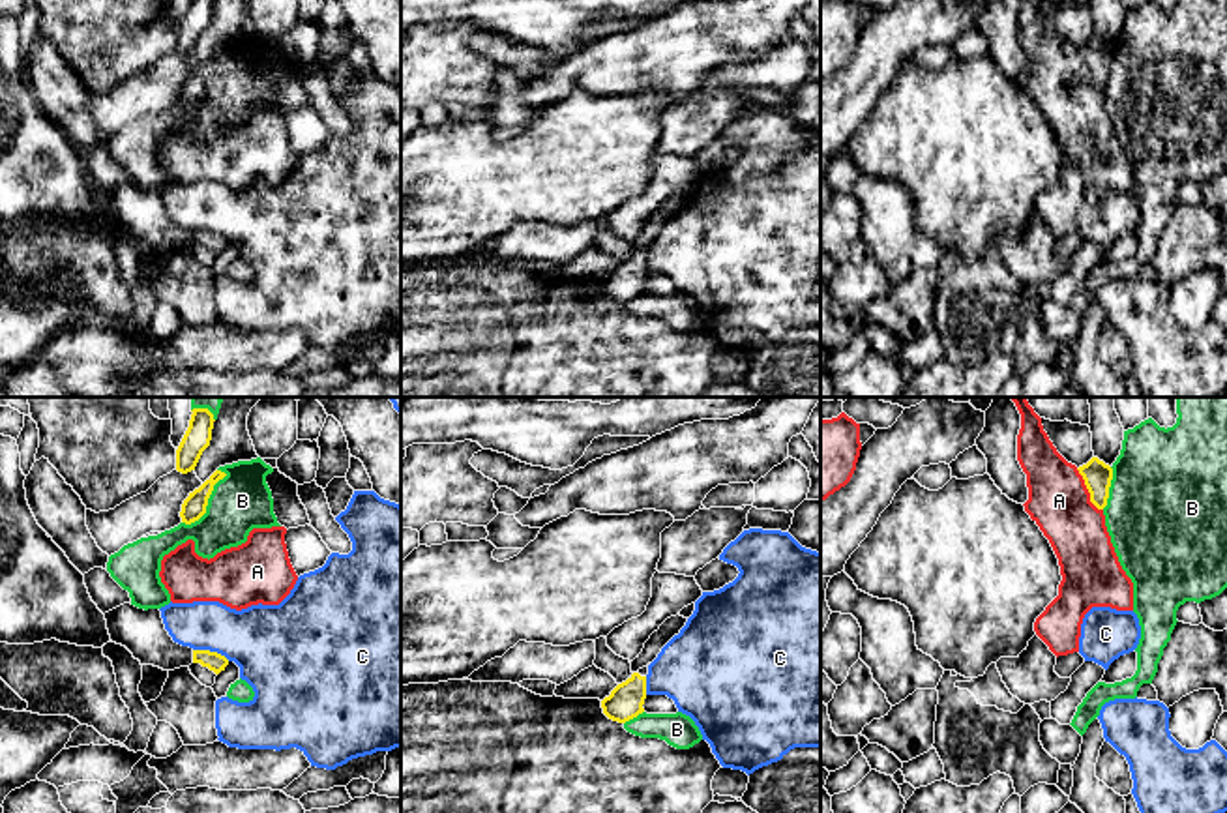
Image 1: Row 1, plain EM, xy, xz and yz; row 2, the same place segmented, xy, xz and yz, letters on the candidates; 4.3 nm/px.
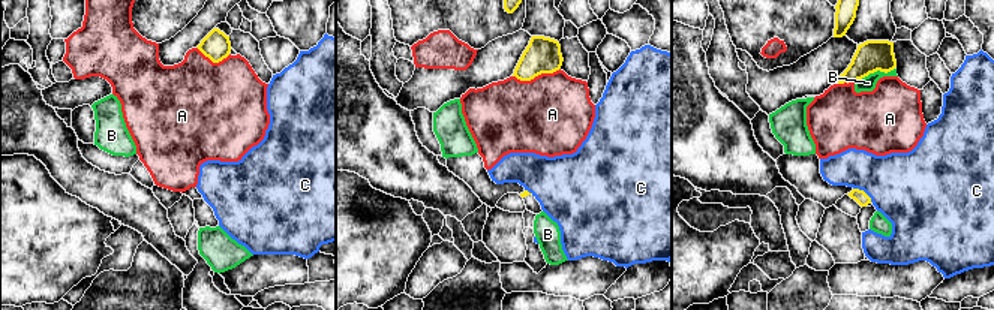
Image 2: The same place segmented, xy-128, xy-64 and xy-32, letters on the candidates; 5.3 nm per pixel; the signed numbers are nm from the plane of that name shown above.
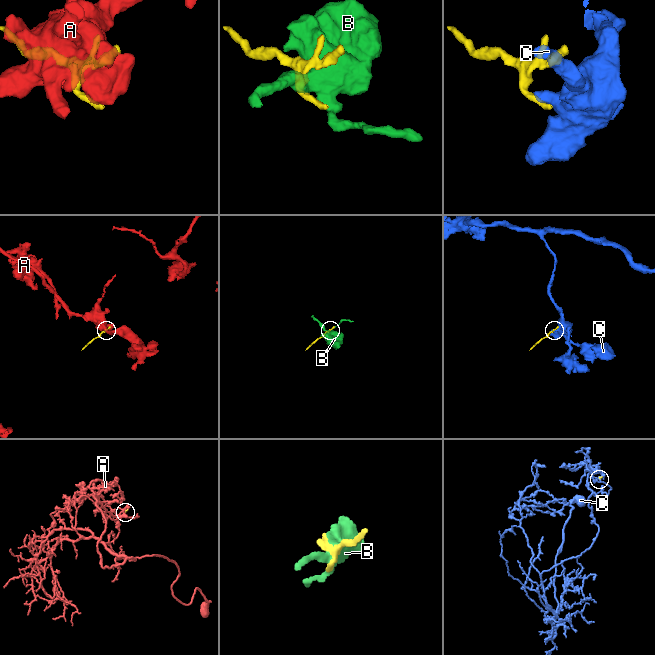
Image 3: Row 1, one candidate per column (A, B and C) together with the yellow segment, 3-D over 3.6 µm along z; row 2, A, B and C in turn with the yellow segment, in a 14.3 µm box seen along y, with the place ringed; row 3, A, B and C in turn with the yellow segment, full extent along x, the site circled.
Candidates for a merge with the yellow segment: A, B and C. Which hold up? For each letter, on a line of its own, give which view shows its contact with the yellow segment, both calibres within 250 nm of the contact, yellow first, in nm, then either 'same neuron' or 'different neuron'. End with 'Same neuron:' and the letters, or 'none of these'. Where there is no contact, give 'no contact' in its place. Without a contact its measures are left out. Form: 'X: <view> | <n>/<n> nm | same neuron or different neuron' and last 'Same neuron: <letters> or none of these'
A: yz | 120/260 nm | different neuron
B: xy | 100/260 nm | different neuron
C: xy | 80/320 nm | different neuron
Same neuron: none of these

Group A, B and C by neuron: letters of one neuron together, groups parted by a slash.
A / B / C

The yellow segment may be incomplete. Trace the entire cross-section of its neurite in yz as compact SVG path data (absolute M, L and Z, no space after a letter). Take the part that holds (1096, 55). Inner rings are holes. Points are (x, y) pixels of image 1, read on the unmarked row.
M1092 37L1087 45L1079 47L1077 51L1083 56L1085 66L1090 73L1090 82L1098 90L1103 90L1109 79L1113 49L1100 41L1098 37Z

